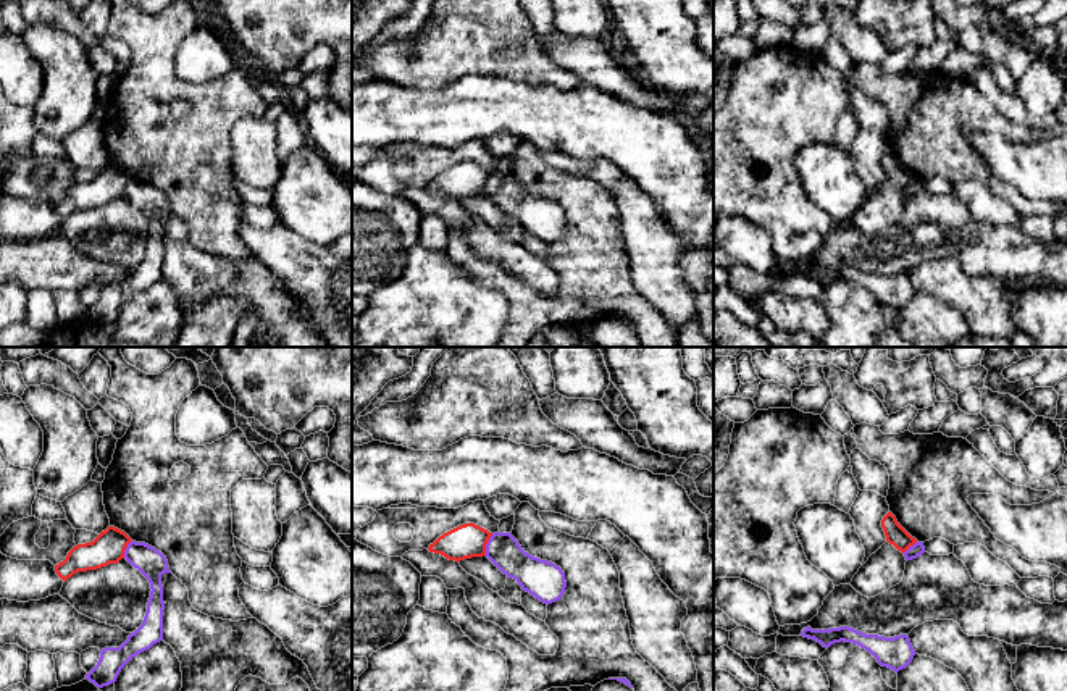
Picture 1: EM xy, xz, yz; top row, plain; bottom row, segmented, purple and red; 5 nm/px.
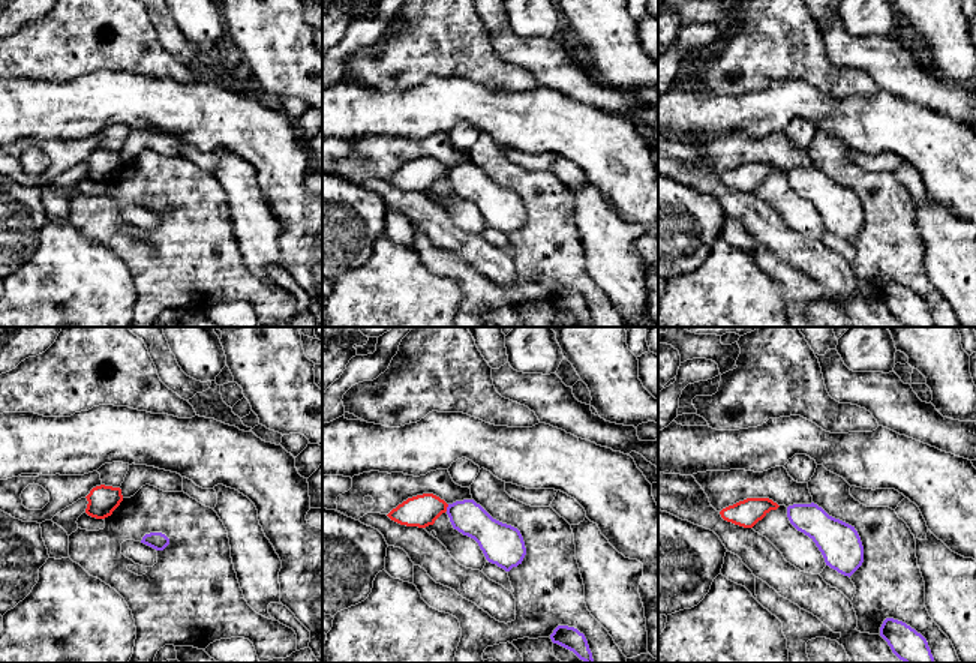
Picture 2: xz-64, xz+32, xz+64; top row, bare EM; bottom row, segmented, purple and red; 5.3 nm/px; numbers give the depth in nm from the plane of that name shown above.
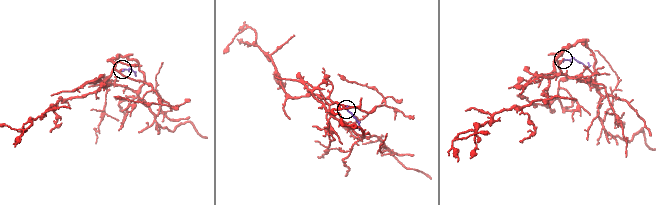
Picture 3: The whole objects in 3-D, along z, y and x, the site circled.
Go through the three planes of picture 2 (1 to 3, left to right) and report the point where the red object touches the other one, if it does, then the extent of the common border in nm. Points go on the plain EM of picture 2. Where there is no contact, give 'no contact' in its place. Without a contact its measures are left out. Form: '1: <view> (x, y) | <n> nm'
1: no contact
2: xz+32 (447, 171) | 40 nm
3: no contact

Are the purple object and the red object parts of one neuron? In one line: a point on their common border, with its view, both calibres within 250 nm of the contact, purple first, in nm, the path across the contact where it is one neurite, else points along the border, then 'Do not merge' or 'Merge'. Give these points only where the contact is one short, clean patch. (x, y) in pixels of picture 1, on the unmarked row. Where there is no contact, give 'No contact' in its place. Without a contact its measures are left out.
Touches purple at xz (486, 183). Thickness 170 nm (purple) against 170 nm. Boundary: xz (493, 173), (485, 192). Do not merge

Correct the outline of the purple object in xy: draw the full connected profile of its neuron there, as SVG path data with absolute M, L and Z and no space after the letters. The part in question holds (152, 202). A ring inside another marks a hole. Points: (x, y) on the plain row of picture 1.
M136 179L128 182L124 197L149 218L152 229L142 263L131 271L119 286L102 287L97 304L86 313L86 318L94 321L97 326L115 321L121 307L132 295L163 278L165 241L161 213L171 211L168 199L155 186Z

